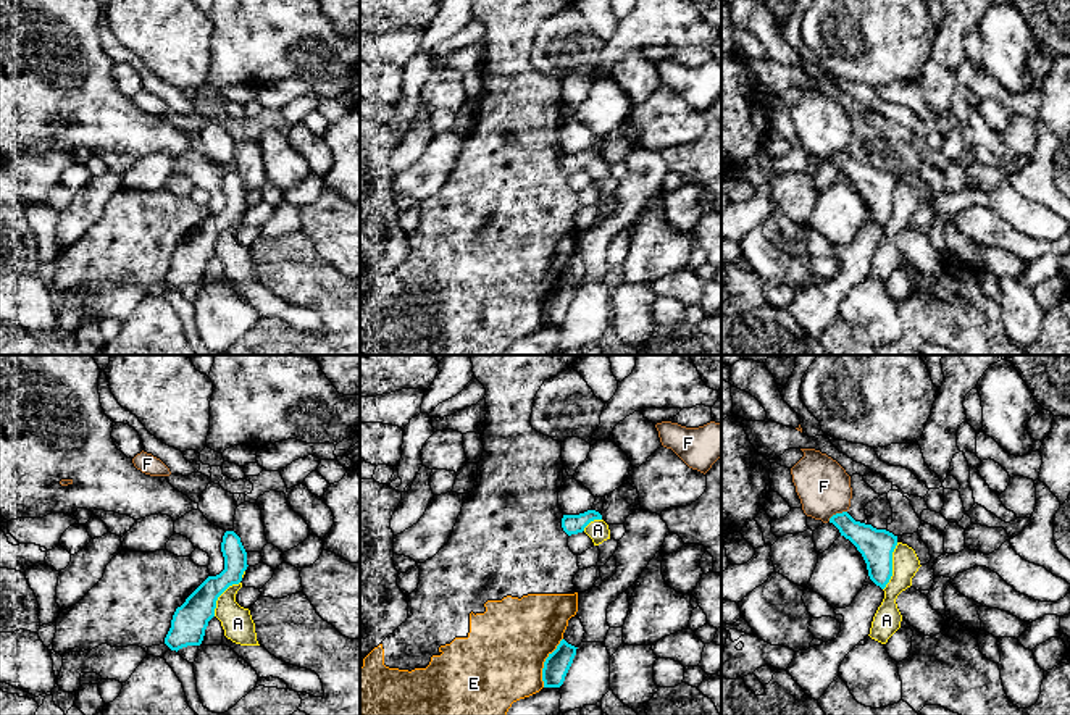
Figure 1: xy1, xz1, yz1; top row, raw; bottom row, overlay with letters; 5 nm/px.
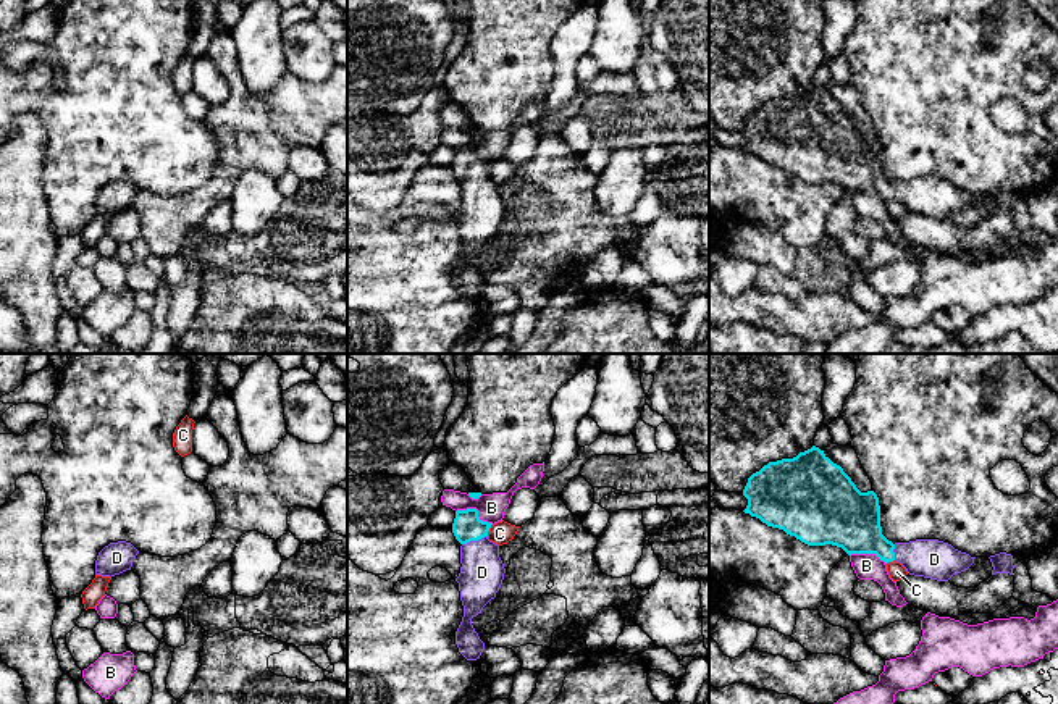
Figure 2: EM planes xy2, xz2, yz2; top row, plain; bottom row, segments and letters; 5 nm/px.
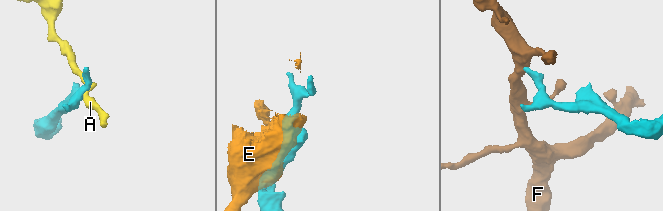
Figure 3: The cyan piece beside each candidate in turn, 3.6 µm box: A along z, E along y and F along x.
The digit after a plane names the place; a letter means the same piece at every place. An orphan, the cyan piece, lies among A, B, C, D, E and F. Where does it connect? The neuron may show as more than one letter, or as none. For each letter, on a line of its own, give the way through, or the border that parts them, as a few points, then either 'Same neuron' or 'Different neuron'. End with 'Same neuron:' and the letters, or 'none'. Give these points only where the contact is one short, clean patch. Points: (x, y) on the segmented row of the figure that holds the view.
A: Boundary: yz1 (898, 543), (893, 552), (893, 575), (883, 589). Different neuron
B: Different neuron
C: Different neuron
D: Path across: xz2 (467, 527), (474, 540), (482, 572). Same neuron
E: Different neuron
F: Boundary: yz1 (846, 510), (836, 512), (828, 520). Different neuron
Same neuron: D

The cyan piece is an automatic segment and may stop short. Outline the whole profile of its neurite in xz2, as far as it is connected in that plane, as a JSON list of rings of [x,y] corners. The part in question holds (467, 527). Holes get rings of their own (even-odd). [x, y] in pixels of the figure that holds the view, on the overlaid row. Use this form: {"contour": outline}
{"contour": [[[477,509],[457,510],[452,523],[452,533],[462,544],[462,567],[456,581],[459,583],[464,617],[456,631],[456,644],[467,660],[480,659],[485,649],[472,618],[496,597],[506,573],[499,546],[488,539],[491,525],[478,517]]]}

